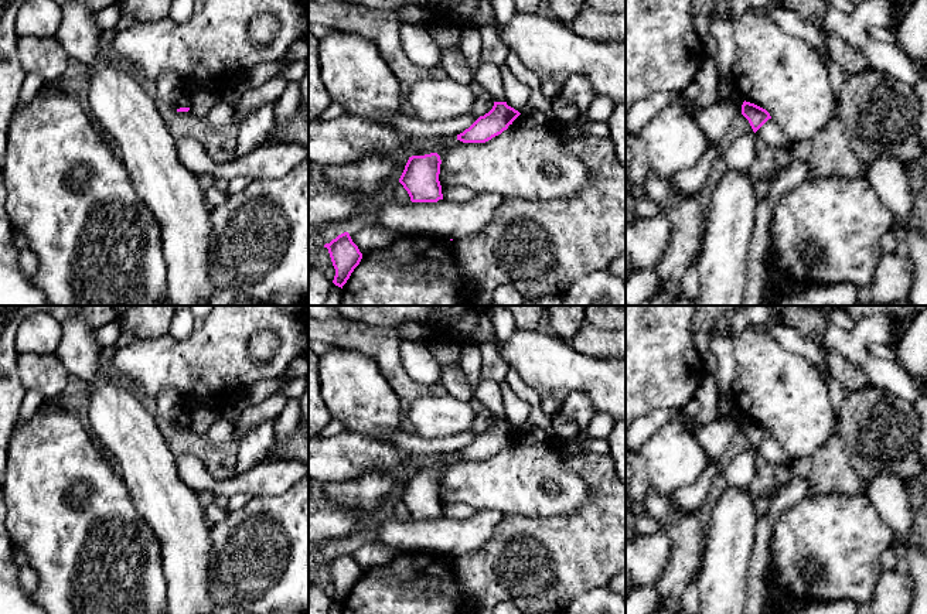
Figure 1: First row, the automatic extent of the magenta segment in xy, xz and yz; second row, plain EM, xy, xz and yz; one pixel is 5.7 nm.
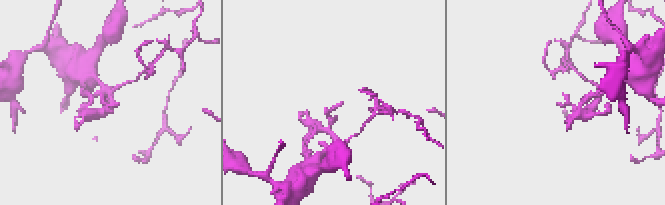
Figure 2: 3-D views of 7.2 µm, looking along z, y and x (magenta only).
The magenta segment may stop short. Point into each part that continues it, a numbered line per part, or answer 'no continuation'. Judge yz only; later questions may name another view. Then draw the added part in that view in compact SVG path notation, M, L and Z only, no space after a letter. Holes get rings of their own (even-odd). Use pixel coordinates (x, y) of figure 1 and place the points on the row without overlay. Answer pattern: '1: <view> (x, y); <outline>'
no continuation

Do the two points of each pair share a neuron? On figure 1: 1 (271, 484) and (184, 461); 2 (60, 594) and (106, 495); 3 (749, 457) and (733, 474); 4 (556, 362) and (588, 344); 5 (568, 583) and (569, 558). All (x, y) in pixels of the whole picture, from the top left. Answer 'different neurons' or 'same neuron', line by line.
1: same neuron
2: same neuron
3: same neuron
4: different neurons
5: same neuron

